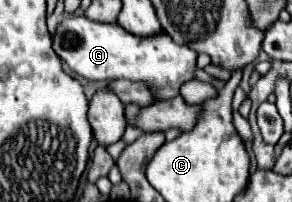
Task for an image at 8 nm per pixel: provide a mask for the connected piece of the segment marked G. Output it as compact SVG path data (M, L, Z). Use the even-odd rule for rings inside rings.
M68 17L60 23L54 37L54 51L68 67L90 79L128 79L144 81L152 91L154 101L172 99L184 81L190 81L196 71L196 53L186 45L178 45L166 33L150 37L136 37L122 29L118 23L96 23L86 17Z

